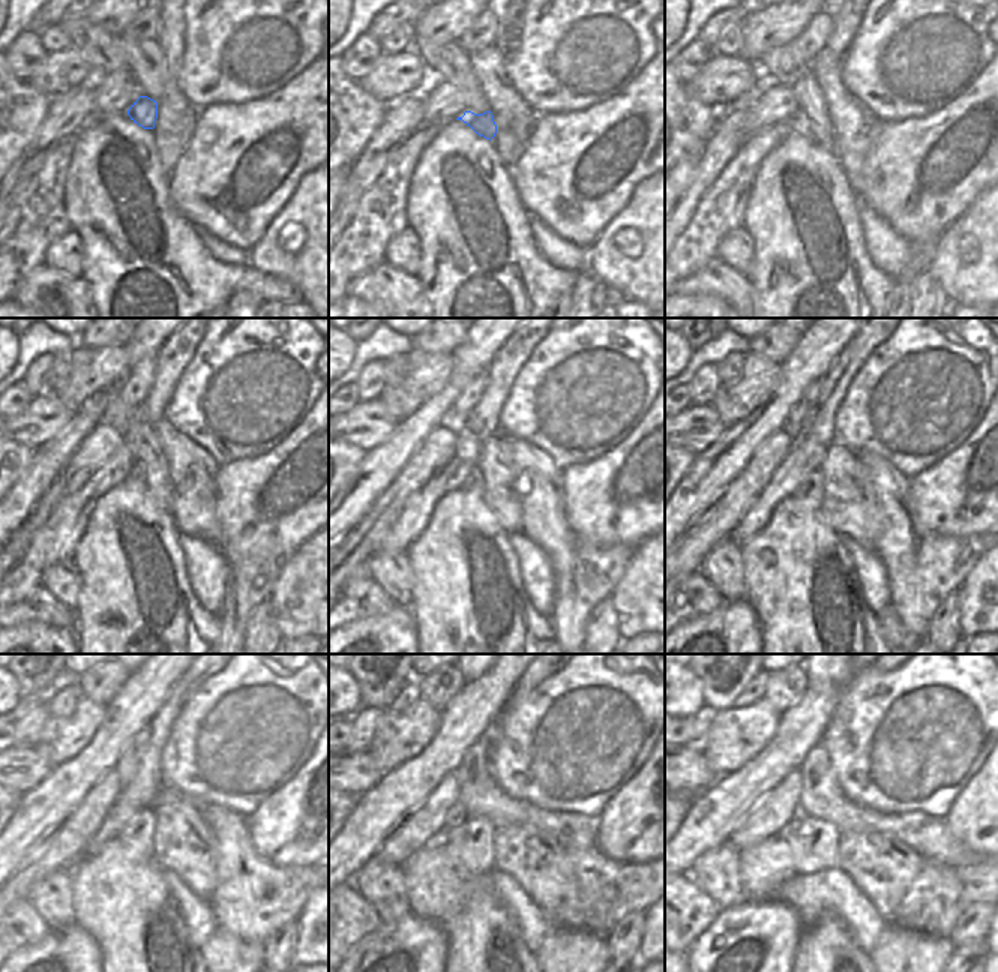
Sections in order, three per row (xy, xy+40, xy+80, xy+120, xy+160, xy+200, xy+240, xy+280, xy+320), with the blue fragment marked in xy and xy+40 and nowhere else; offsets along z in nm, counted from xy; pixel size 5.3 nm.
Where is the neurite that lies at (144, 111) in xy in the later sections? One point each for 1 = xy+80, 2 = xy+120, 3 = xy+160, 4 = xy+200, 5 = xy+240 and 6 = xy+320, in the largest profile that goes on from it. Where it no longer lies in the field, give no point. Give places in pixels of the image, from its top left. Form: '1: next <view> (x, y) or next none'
1: next xy+80 (811, 131)
2: next xy+120 (137, 473)
3: next xy+160 (474, 485)
4: next xy+200 (811, 491)
5: next xy+240 (137, 836)
6: next xy+320 (814, 843)

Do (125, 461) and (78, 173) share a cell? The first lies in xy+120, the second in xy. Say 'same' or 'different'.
different

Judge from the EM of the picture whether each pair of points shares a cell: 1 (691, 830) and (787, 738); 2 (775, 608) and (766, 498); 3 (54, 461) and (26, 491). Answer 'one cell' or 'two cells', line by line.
1: one cell
2: two cells
3: one cell

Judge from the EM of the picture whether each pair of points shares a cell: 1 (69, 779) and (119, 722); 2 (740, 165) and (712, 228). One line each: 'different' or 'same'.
1: same
2: same

